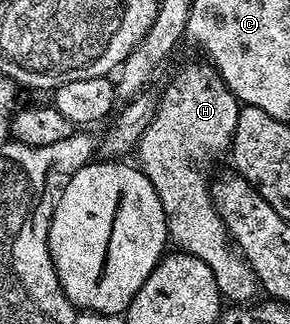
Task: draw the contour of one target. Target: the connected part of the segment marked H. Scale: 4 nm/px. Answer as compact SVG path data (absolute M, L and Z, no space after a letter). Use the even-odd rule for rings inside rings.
M202 63L185 65L162 89L153 122L149 122L145 134L141 134L139 139L137 167L149 178L149 182L153 182L153 190L157 190L161 198L161 206L167 215L167 235L175 244L174 247L193 258L201 258L201 262L213 270L213 278L217 278L220 297L224 301L231 300L227 302L232 305L243 306L256 299L255 292L260 291L259 280L251 264L227 233L227 226L211 197L209 176L202 172L203 163L210 156L219 156L222 152L224 155L230 149L231 135L235 133L241 103L219 76L218 70L210 63Z

